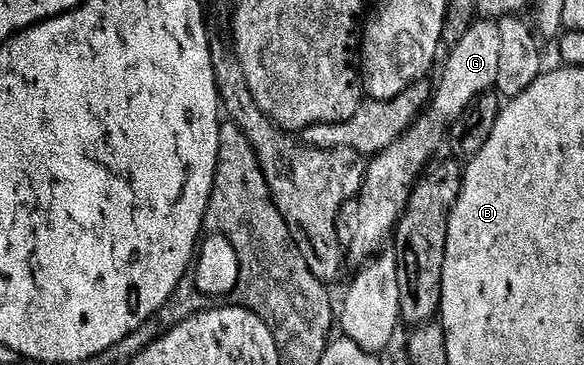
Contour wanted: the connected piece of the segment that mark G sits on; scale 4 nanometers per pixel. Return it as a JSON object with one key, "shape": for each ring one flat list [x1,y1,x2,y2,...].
{"shape":[[475,21,472,29,460,37,458,44,449,48,450,56,442,67,442,80,438,87,436,83,433,88,430,106,425,114,402,138,369,160,358,198,338,214,338,238,349,262,351,259,357,265,365,265,385,248,382,246,397,228,415,183,437,156,434,154,444,147,453,123,461,119,481,95,495,90,496,76,500,70,501,43,497,22]]}

